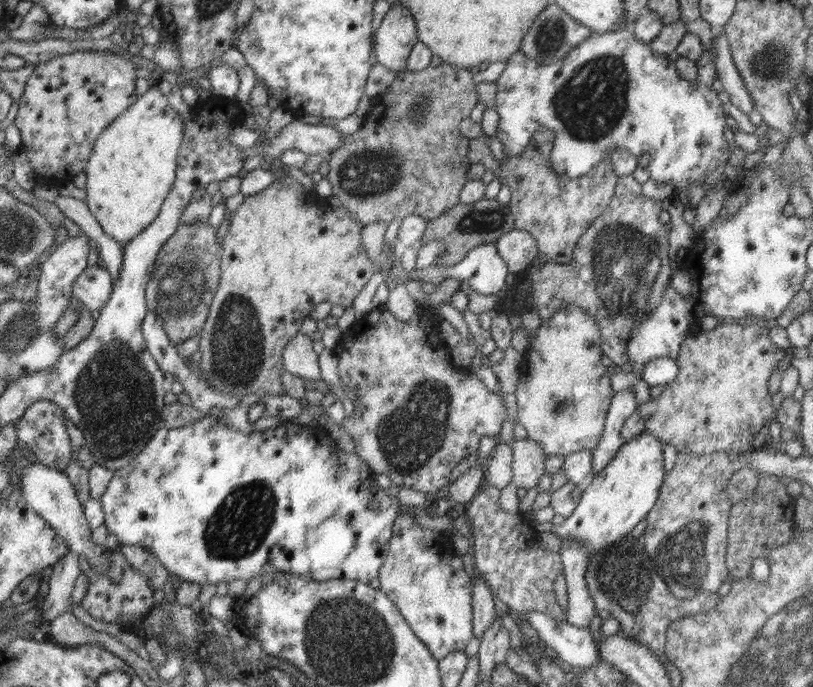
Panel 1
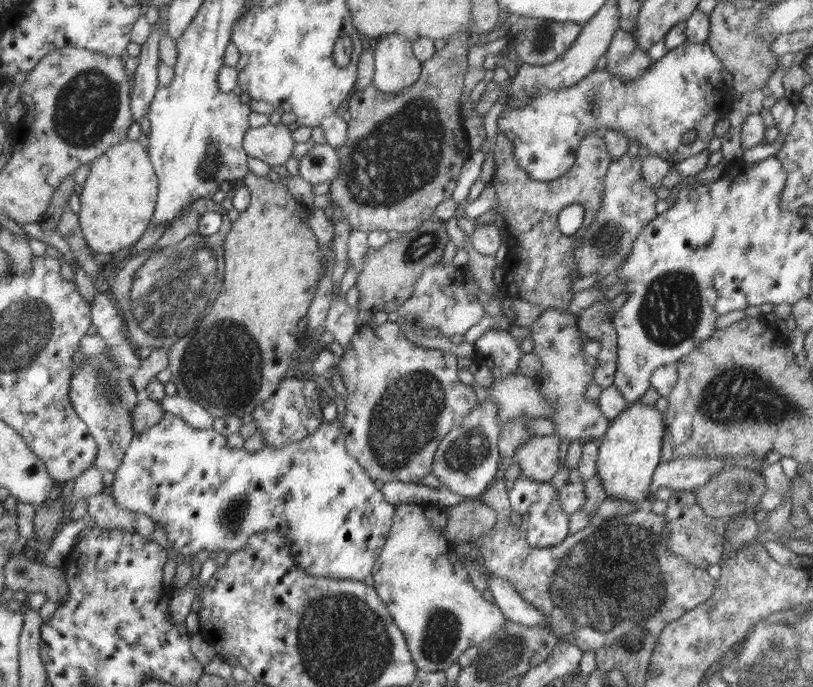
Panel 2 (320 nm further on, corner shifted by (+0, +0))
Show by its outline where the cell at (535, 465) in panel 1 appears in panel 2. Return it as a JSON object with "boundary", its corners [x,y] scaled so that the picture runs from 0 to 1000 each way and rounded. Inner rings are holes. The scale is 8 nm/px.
{"boundary":[[[684,633],[659,635],[641,646],[632,664],[641,690],[659,702],[675,702],[689,681],[689,639]]]}

